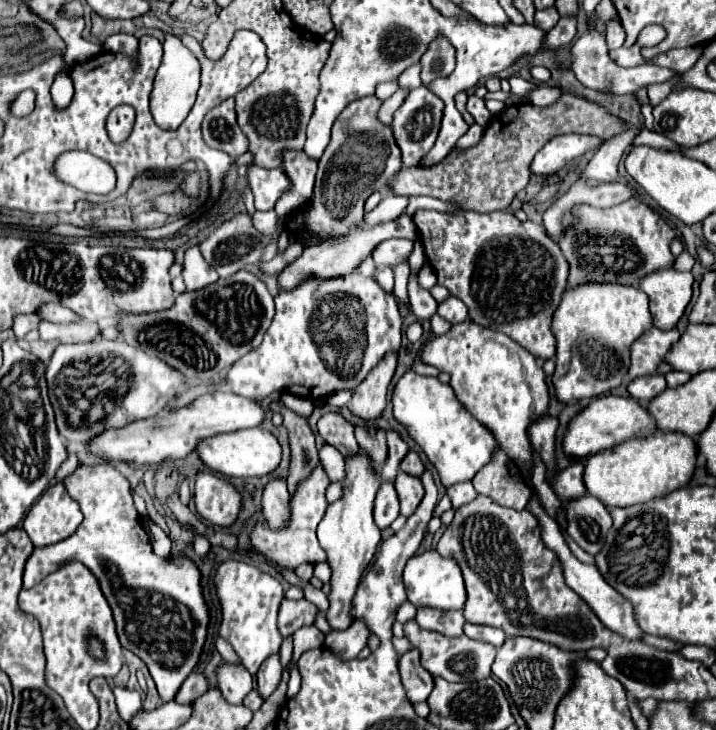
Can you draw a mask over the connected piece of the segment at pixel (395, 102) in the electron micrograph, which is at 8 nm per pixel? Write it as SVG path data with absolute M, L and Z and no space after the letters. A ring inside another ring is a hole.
M400 87L392 97L388 97L384 103L382 103L382 107L380 107L380 113L378 113L378 117L380 117L380 121L382 123L392 123L392 115L394 115L394 111L404 103L404 99L406 99L406 93L410 93L408 89L404 89L404 87Z

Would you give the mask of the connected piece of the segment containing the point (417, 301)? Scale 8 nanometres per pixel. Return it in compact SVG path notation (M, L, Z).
M412 275L408 281L408 297L410 297L410 305L412 305L412 313L420 319L420 321L430 321L430 317L436 313L438 303L436 299L430 295L430 291L424 291L416 277Z

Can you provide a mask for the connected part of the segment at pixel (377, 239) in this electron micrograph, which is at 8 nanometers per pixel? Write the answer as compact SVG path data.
M402 213L398 219L394 219L394 223L378 223L370 229L358 229L358 231L350 231L350 235L344 235L344 237L338 237L338 239L330 239L330 241L324 241L316 247L308 247L304 249L304 253L290 265L286 267L280 275L278 275L278 283L280 287L284 289L292 289L298 285L298 281L302 281L304 277L308 275L316 275L316 277L322 277L322 279L328 279L328 277L340 277L340 275L346 275L346 273L352 273L354 269L358 269L374 251L374 247L386 239L392 239L392 237L406 237L406 239L418 239L418 229L412 221L412 217L408 213Z

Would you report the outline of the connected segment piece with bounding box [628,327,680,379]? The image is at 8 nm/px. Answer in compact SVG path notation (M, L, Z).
M652 327L650 331L642 333L640 339L636 339L630 347L628 377L636 379L636 377L652 375L656 371L658 363L662 361L662 357L666 355L666 351L670 349L670 345L678 341L678 337L680 337L680 333L676 327L670 331Z

